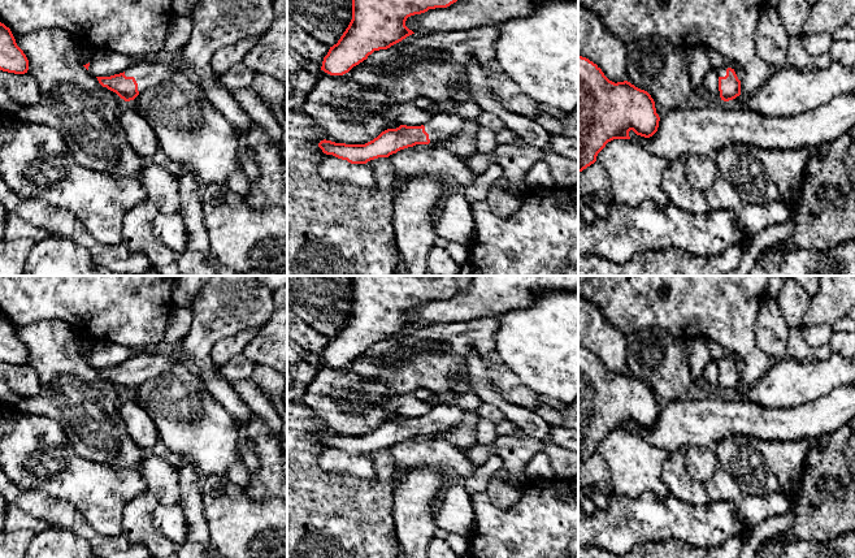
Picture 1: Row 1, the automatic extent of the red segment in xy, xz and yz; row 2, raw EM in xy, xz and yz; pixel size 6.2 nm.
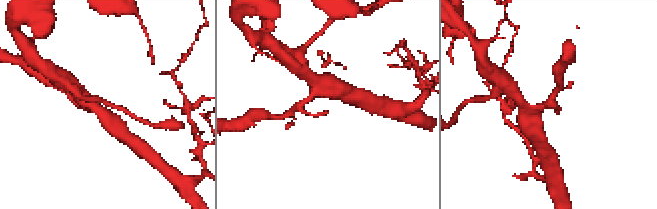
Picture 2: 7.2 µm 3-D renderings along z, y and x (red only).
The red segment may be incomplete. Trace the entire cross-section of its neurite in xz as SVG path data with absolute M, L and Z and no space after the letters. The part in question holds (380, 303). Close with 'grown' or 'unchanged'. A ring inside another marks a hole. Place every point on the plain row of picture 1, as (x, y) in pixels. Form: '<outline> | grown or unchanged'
M351 276L352 311L324 349L321 362L330 367L343 367L368 350L374 342L387 341L415 325L405 317L408 308L429 300L447 299L460 289L455 276Z | unchanged

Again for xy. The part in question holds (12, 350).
M0 313L0 362L25 365L29 362L29 351L17 337L9 319Z | unchanged

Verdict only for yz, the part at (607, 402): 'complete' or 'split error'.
complete

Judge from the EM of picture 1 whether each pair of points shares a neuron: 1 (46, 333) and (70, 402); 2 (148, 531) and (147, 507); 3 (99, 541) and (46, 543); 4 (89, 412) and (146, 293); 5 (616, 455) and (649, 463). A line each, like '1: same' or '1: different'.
1: same
2: same
3: different
4: different
5: same

